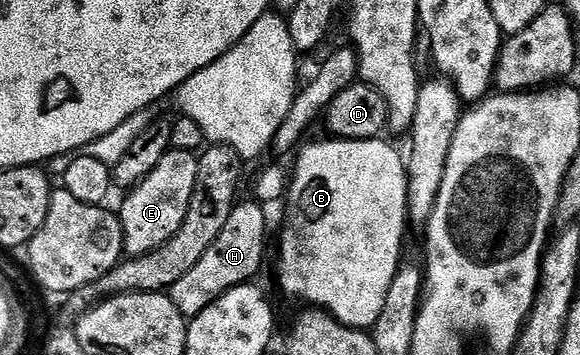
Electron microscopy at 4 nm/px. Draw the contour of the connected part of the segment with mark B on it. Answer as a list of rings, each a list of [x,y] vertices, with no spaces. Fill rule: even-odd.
[[[324,138],[314,144],[306,143],[296,153],[297,165],[293,168],[293,180],[287,184],[287,199],[284,201],[285,225],[281,228],[281,249],[277,252],[277,280],[281,288],[293,300],[306,300],[306,305],[324,309],[334,316],[340,324],[349,328],[362,330],[372,329],[383,310],[383,302],[387,302],[387,290],[397,273],[397,267],[401,265],[403,253],[401,253],[401,239],[407,229],[407,190],[409,189],[409,173],[406,161],[385,141],[385,138],[375,140],[339,140],[336,138]]]

